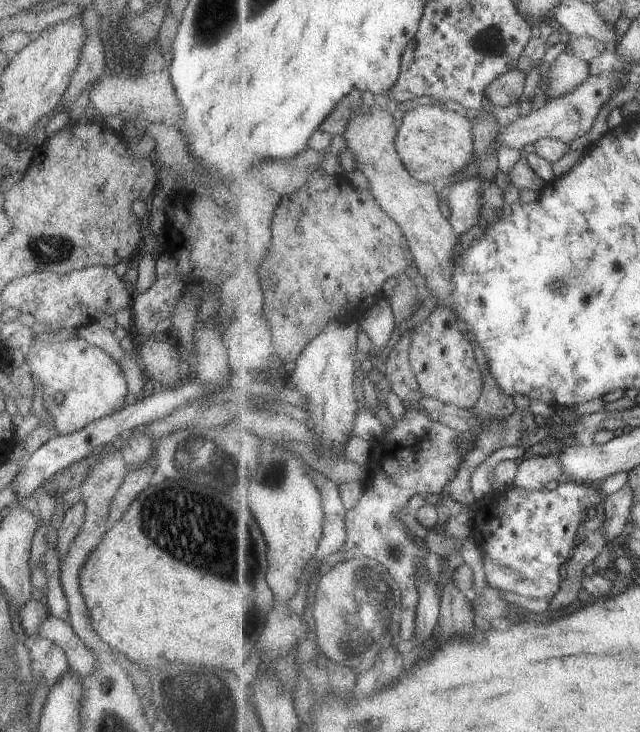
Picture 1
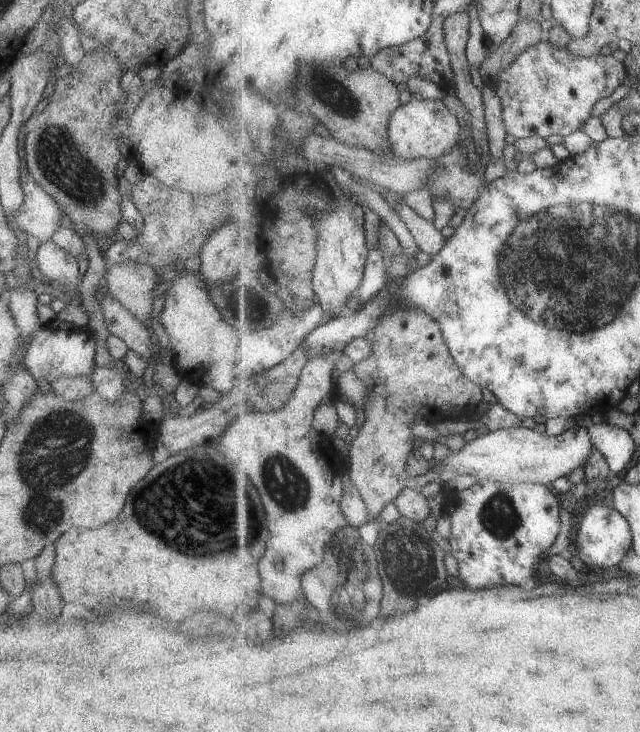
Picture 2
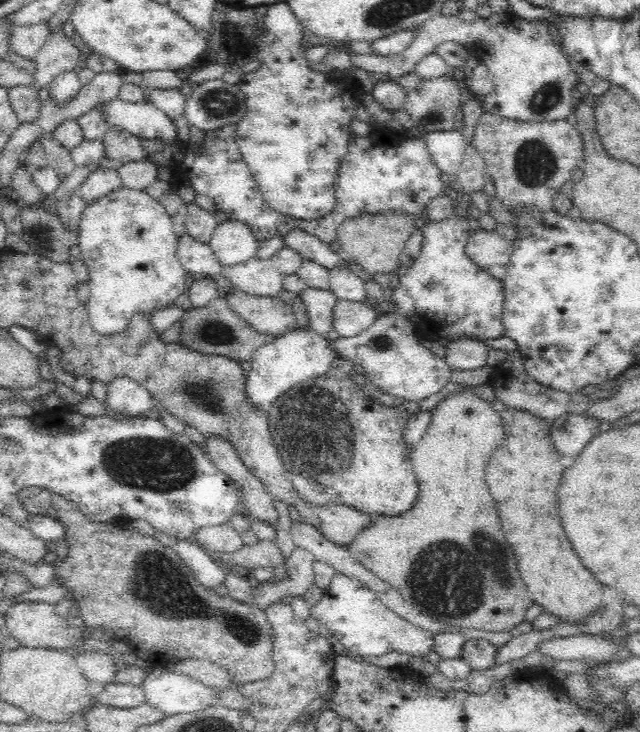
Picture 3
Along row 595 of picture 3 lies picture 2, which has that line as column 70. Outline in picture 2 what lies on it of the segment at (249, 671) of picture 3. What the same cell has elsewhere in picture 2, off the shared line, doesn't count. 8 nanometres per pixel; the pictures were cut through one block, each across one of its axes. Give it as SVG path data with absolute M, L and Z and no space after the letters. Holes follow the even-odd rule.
M102 48L85 53L80 62L72 66L65 78L57 78L53 94L41 112L34 114L24 123L25 126L25 164L29 177L51 196L69 217L71 228L82 238L82 234L92 234L98 238L109 237L116 232L116 226L122 221L120 216L120 196L116 165L122 158L118 143L111 132L116 116L121 113L126 94L120 90L122 74L120 63L112 53Z

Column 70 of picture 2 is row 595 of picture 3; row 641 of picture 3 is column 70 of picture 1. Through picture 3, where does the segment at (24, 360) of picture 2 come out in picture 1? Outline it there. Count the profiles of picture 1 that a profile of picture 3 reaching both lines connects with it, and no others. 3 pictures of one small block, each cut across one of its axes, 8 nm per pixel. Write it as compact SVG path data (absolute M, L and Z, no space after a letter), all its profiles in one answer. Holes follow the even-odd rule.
M79 336L69 338L69 340L64 339L54 344L35 339L26 350L24 358L24 366L30 374L35 388L41 390L43 409L53 417L53 425L58 435L65 435L84 428L92 421L110 416L125 406L123 401L128 391L126 390L126 383L120 366L105 354L101 348L87 344ZM55 392L63 394L64 400L59 405L52 400Z

